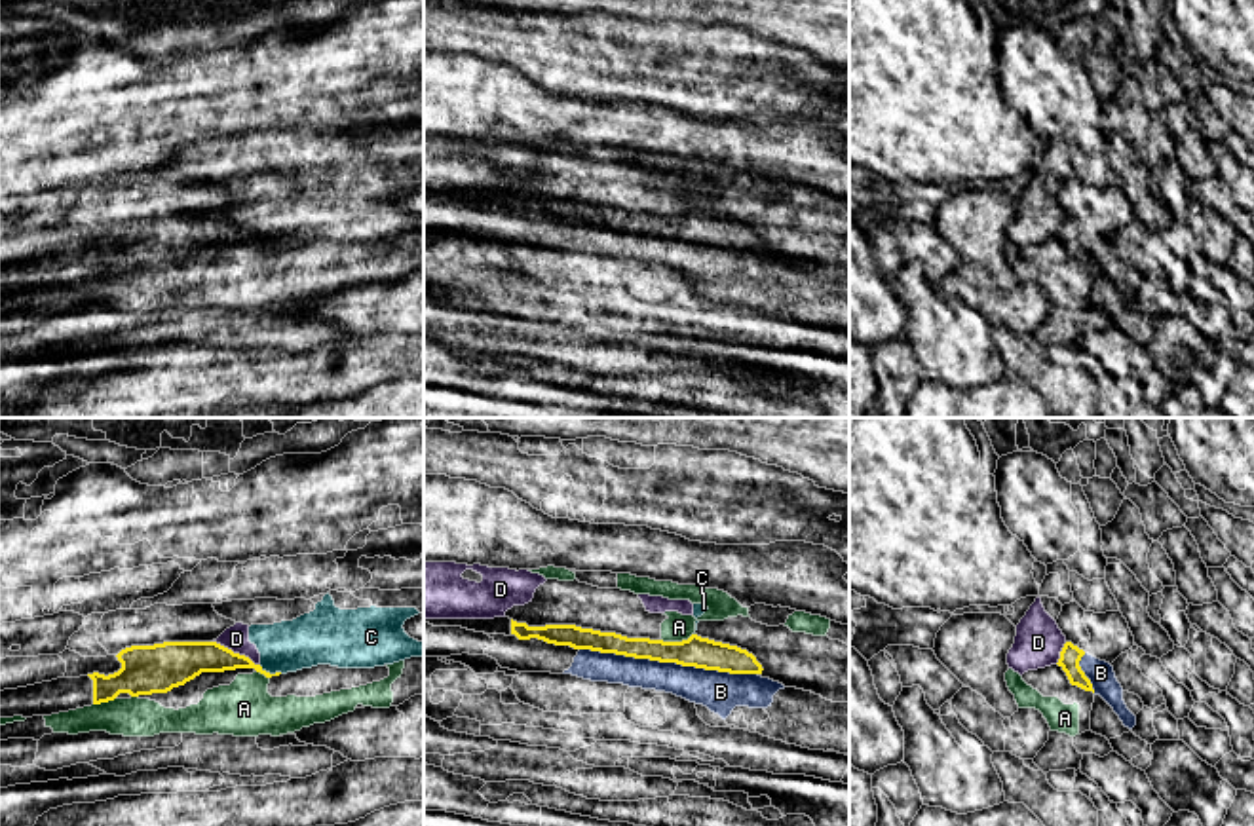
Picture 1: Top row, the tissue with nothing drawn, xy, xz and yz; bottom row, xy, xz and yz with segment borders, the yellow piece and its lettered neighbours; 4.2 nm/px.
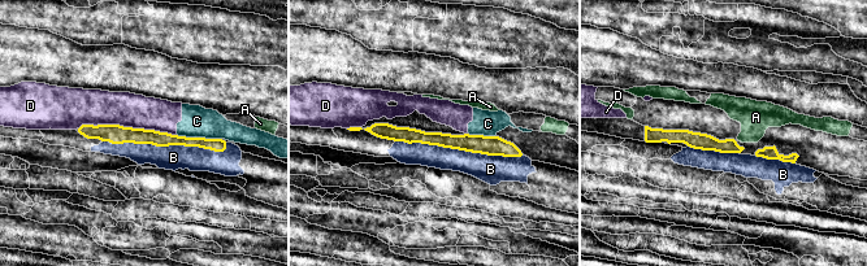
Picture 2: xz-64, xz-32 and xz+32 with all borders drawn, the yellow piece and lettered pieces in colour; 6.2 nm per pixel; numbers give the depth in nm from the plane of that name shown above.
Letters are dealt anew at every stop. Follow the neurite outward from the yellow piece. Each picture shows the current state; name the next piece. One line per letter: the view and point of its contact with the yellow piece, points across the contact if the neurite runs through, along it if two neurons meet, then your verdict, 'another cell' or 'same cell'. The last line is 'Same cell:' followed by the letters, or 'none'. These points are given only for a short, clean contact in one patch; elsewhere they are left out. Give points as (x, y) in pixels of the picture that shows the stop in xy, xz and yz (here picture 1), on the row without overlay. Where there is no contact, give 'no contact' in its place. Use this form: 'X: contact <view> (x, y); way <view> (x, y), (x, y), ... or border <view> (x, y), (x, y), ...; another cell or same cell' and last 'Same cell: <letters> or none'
A: contact xz (677, 217); another cell
B: contact xz (669, 236); same cell
C: contact xy (268, 247); border xy (259, 240), (270, 247), (282, 247); another cell
D: contact xy (236, 228); another cell
Same cell: B

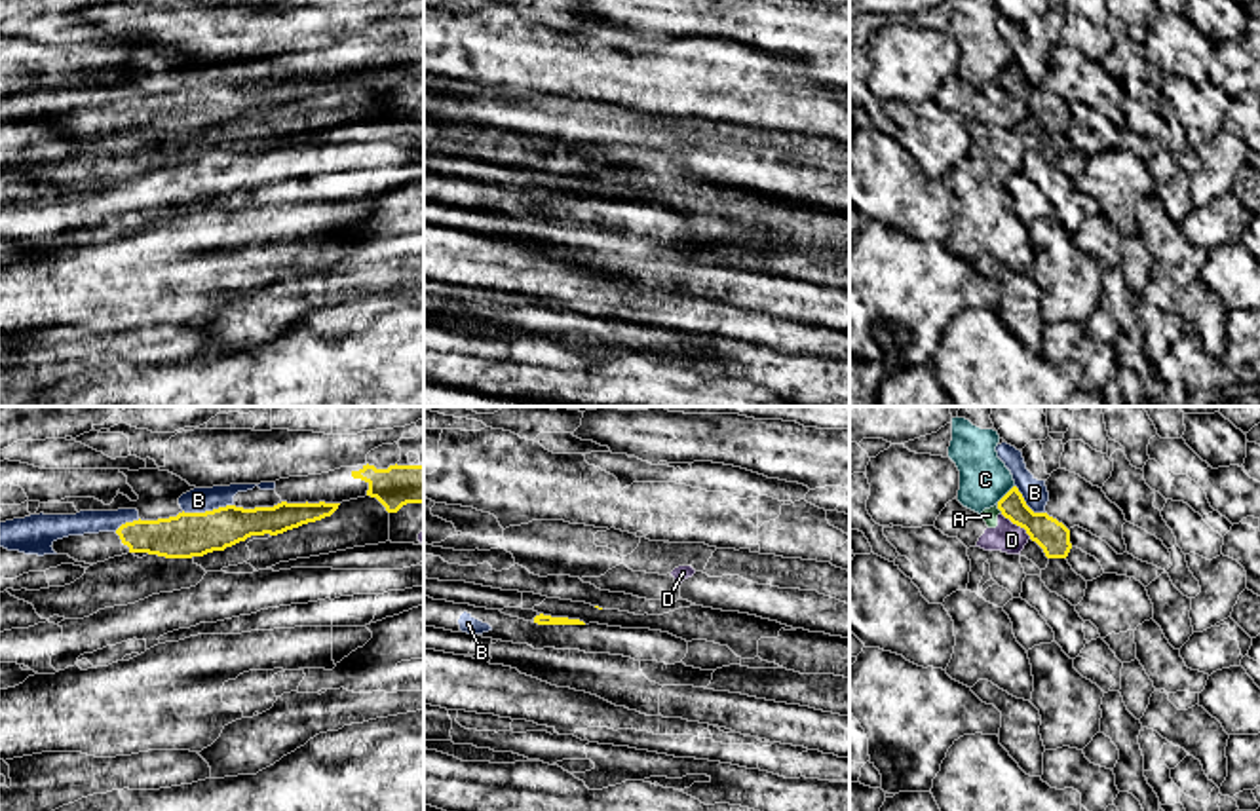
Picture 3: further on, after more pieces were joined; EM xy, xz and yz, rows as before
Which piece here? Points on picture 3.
A: contact yz (1000, 84); border yz (996, 80), (1002, 86); another cell
B: contact xy (208, 86); same cell
C: contact yz (1006, 69); another cell
D: contact yz (1017, 99); another cell
Same cell: B

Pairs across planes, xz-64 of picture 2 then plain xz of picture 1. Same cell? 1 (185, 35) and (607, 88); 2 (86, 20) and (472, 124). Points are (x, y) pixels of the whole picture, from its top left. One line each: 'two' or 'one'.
1: one
2: two

